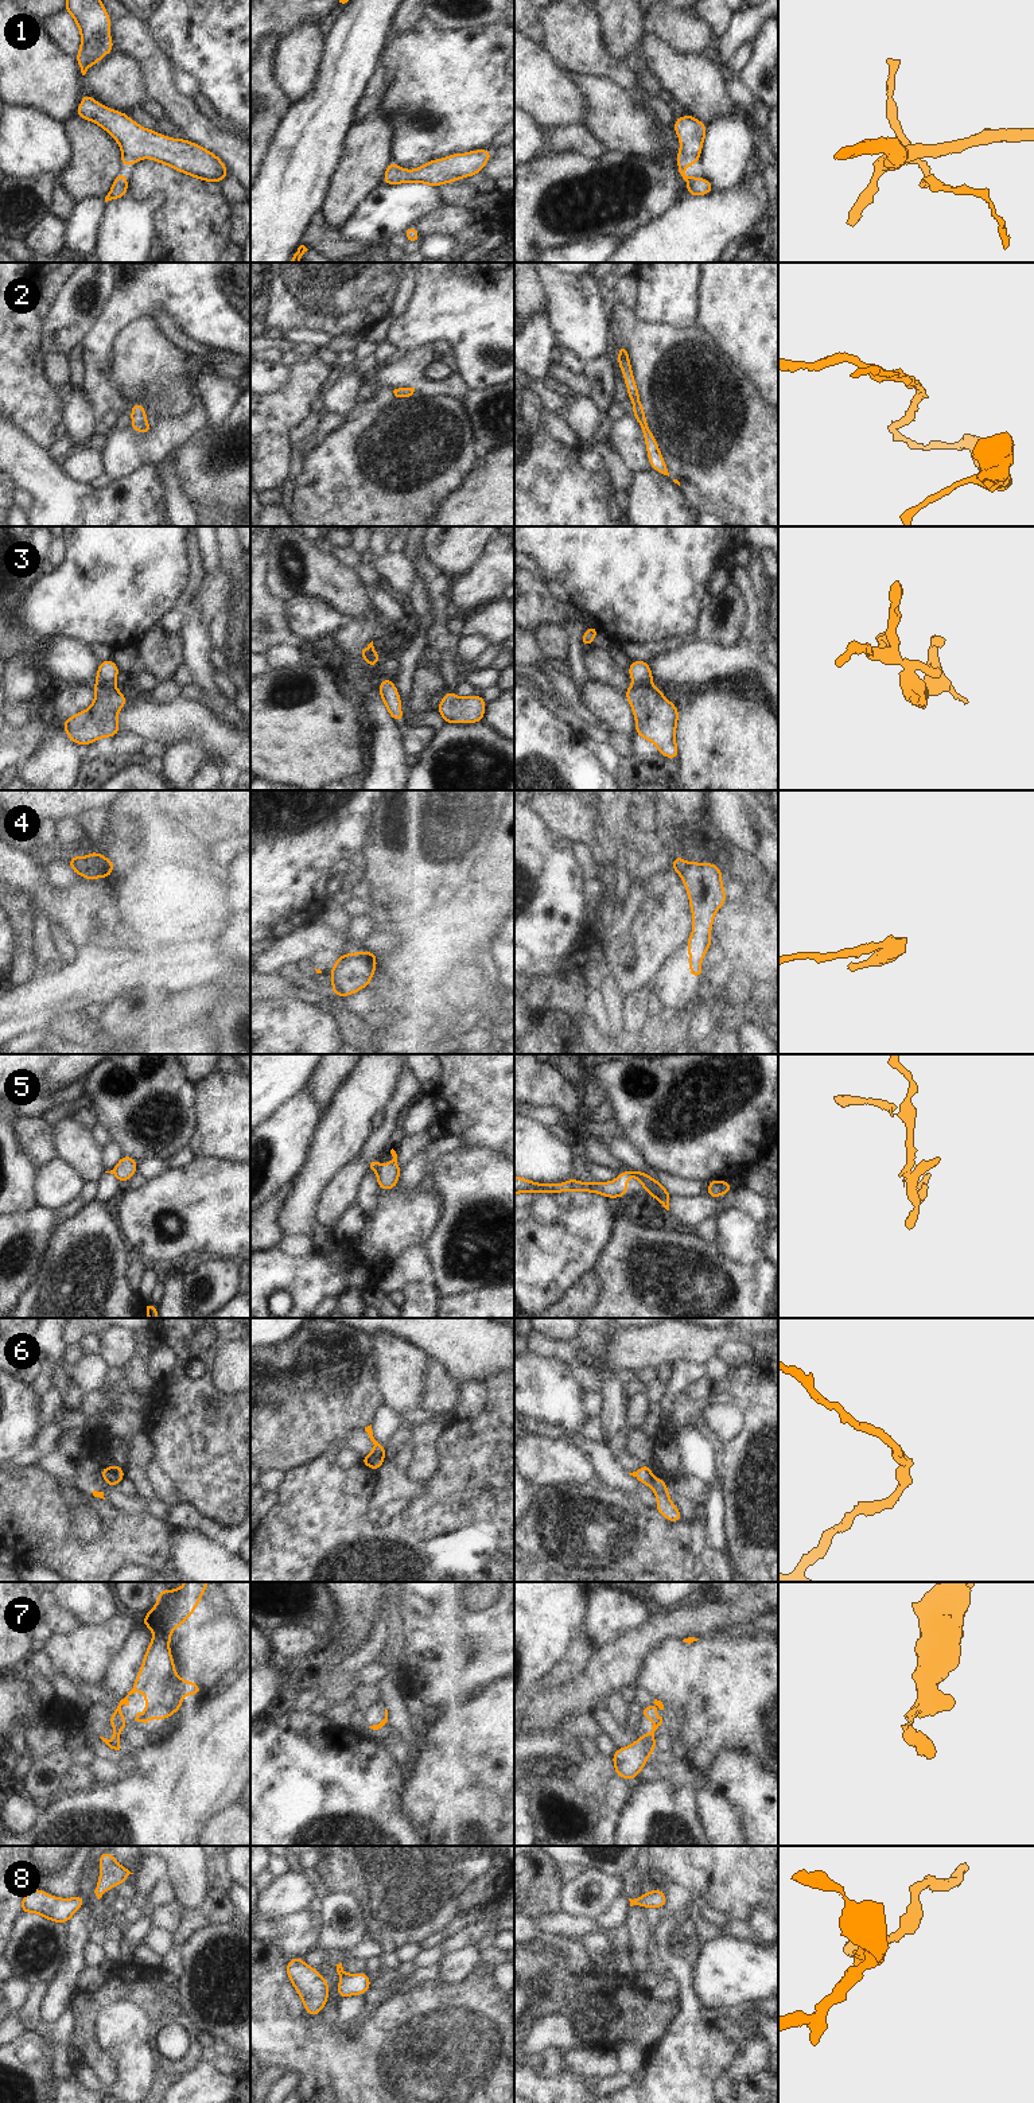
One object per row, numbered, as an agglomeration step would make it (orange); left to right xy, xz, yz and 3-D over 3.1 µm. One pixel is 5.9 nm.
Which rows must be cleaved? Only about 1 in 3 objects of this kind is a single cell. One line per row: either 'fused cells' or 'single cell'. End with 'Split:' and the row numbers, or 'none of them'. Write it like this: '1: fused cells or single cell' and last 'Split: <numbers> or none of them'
1: fused cells
2: single cell
3: fused cells
4: fused cells
5: fused cells
6: fused cells
7: single cell
8: single cell
Split: 1, 3, 4, 5, 6

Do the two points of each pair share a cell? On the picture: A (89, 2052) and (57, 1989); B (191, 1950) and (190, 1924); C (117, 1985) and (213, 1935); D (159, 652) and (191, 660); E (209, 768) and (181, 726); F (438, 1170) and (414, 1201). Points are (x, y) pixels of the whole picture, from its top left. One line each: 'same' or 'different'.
A: different
B: different
C: different
D: different
E: different
F: different

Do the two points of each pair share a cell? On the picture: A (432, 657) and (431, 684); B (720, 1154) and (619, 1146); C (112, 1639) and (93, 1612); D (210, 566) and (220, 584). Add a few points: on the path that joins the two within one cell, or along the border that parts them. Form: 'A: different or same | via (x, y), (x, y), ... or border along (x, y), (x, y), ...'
A: different | border along (418, 664), (426, 663), (438, 671)
B: different | border along (625, 1136), (655, 1171)
C: different | border along (119, 1613), (97, 1624), (80, 1625)
D: different | border along (218, 564), (205, 575)

